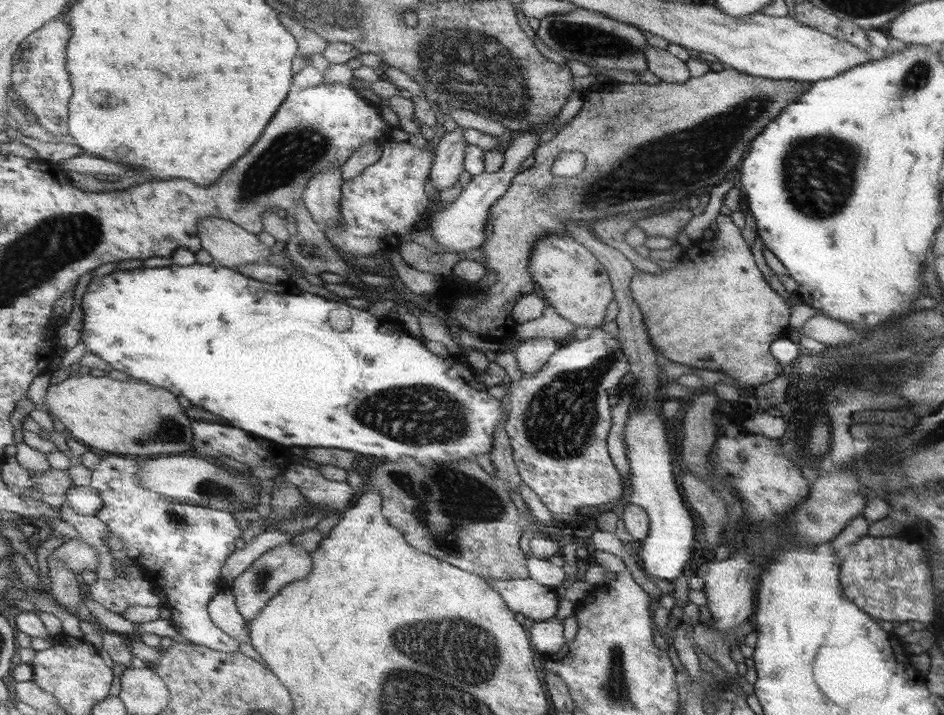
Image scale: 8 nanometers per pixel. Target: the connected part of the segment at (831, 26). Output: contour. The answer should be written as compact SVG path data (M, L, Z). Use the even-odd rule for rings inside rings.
M809 1L794 5L793 14L791 14L793 20L799 21L800 24L807 25L809 28L827 33L830 37L849 41L862 51L871 51L871 45L867 42L860 26L840 20L835 14L816 8Z

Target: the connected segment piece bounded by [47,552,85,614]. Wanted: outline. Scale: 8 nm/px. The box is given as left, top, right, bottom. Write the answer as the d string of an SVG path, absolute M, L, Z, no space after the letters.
M53 552L48 560L49 577L51 578L50 596L59 601L65 608L73 614L77 610L79 602L84 601L84 596L79 590L79 580L75 576L76 572L69 568L63 561L53 558Z

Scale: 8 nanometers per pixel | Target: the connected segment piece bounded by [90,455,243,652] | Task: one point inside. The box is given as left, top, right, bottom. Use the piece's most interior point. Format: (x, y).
(186, 547)

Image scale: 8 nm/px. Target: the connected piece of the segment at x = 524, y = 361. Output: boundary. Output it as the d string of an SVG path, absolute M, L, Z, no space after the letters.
M550 338L523 340L513 352L523 375L537 375L549 356L559 348Z

